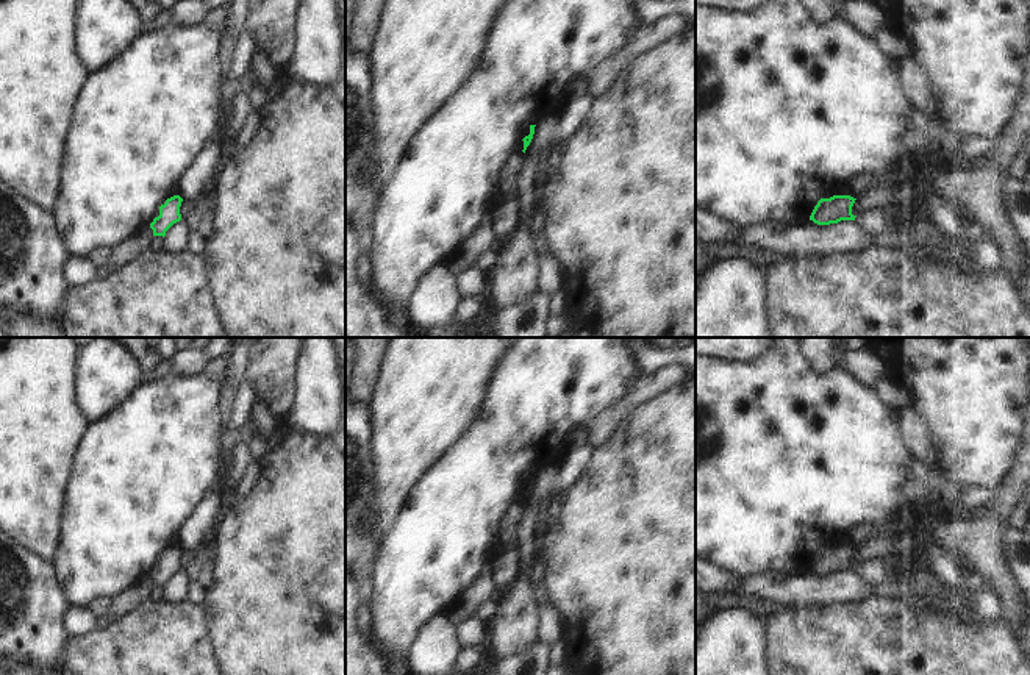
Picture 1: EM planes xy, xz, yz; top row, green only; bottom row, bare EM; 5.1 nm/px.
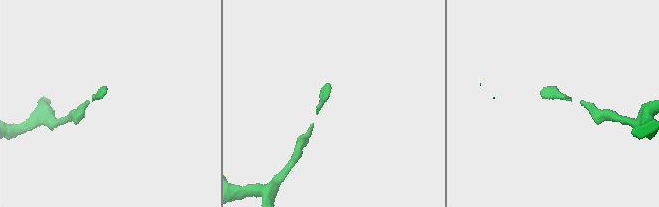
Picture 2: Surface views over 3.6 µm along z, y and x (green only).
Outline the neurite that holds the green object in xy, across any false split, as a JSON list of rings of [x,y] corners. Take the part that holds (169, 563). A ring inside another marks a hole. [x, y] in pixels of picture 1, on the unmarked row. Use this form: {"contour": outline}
{"contour": [[[173,545],[166,550],[164,555],[159,556],[159,566],[153,569],[150,578],[153,580],[153,586],[166,586],[166,581],[177,572],[181,570],[180,556],[183,548],[180,545]]]}

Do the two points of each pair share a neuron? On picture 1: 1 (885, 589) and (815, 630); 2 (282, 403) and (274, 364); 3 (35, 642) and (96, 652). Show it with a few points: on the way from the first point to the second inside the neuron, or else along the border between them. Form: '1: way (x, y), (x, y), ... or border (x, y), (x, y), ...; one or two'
1: border (902, 597), (866, 600); two
2: way (277, 394), (274, 374); one
3: border (67, 641), (61, 658); two

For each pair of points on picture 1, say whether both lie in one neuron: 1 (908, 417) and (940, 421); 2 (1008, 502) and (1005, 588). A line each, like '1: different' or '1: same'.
1: different
2: same

